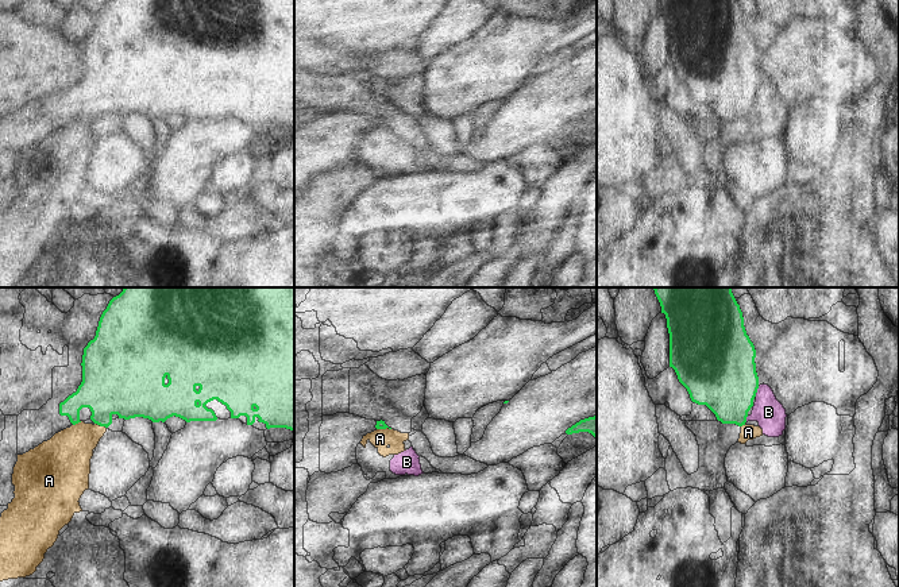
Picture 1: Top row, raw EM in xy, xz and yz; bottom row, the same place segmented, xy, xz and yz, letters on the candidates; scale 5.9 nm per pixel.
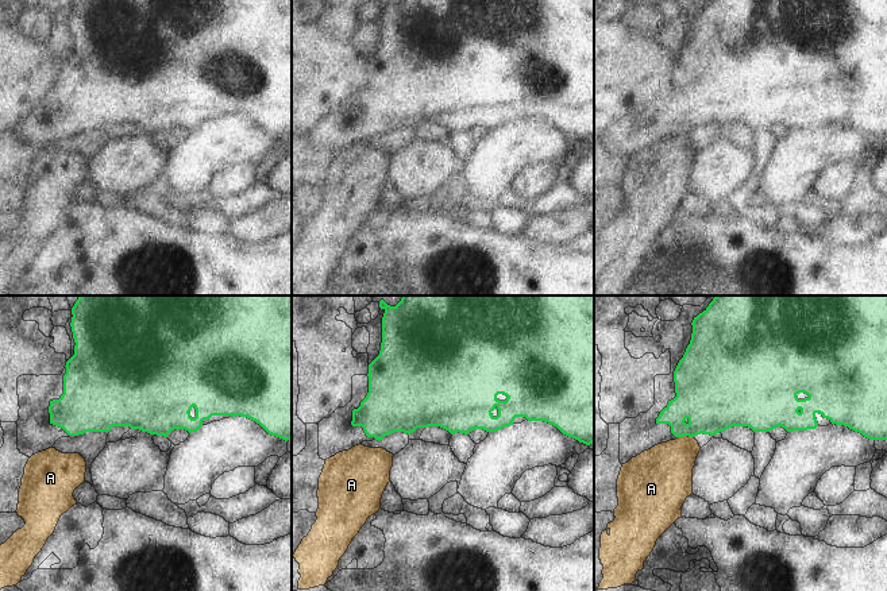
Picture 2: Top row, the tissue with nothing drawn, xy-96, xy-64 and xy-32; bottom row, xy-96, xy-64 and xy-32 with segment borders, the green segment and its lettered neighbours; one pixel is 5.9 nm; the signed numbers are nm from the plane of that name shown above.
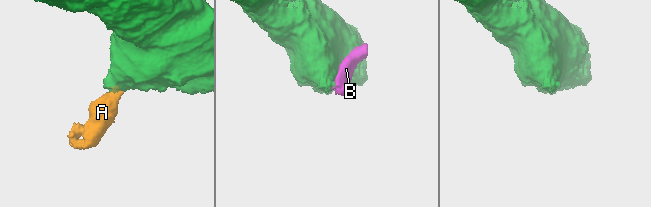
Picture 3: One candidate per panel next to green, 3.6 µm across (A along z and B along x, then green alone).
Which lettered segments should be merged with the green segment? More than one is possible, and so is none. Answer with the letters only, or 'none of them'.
none of them

